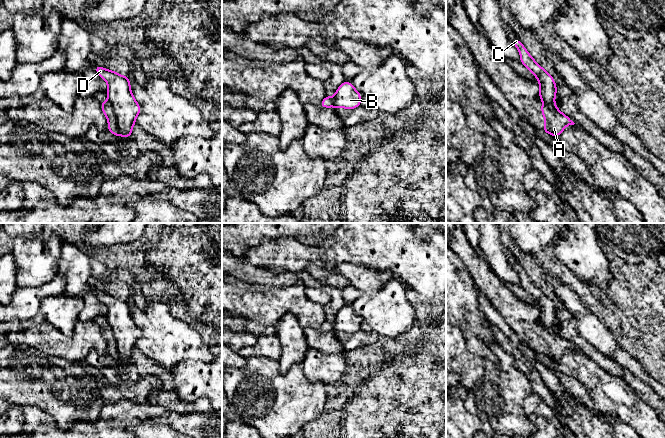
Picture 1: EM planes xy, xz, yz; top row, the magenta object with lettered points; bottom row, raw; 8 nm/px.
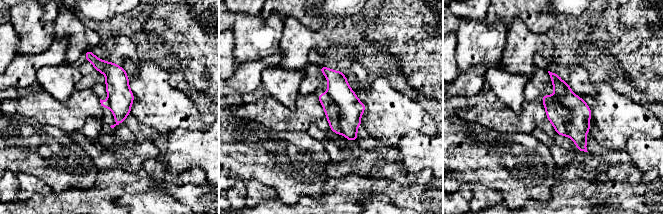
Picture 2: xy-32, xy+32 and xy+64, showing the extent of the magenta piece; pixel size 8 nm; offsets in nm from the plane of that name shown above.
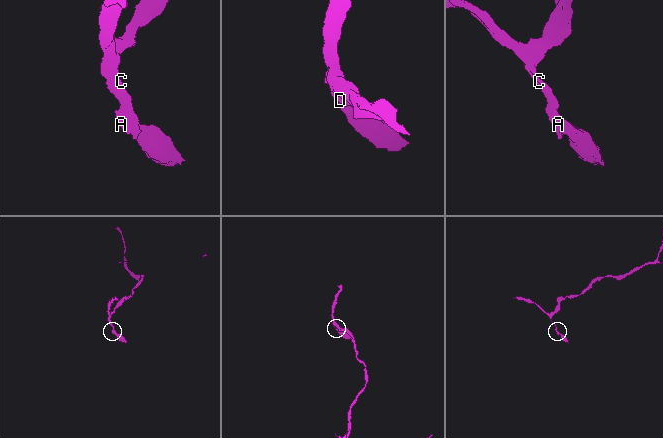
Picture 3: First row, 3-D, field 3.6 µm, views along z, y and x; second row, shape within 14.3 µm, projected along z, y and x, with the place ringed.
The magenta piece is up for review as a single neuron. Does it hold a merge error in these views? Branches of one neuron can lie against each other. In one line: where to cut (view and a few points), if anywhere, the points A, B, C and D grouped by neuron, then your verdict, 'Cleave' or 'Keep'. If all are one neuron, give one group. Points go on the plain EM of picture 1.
Split along xy (109, 324), (115, 339), (119, 358). Groups: A / B C D. Cleave

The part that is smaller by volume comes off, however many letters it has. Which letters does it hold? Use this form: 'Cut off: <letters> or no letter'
Cut off: A

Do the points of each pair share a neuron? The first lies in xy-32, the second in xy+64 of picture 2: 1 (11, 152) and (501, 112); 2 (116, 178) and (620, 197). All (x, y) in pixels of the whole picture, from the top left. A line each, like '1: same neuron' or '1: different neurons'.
1: different neurons
2: same neuron

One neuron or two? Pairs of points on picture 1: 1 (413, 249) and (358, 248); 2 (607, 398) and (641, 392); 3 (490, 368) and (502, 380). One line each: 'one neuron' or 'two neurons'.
1: one neuron
2: two neurons
3: one neuron

